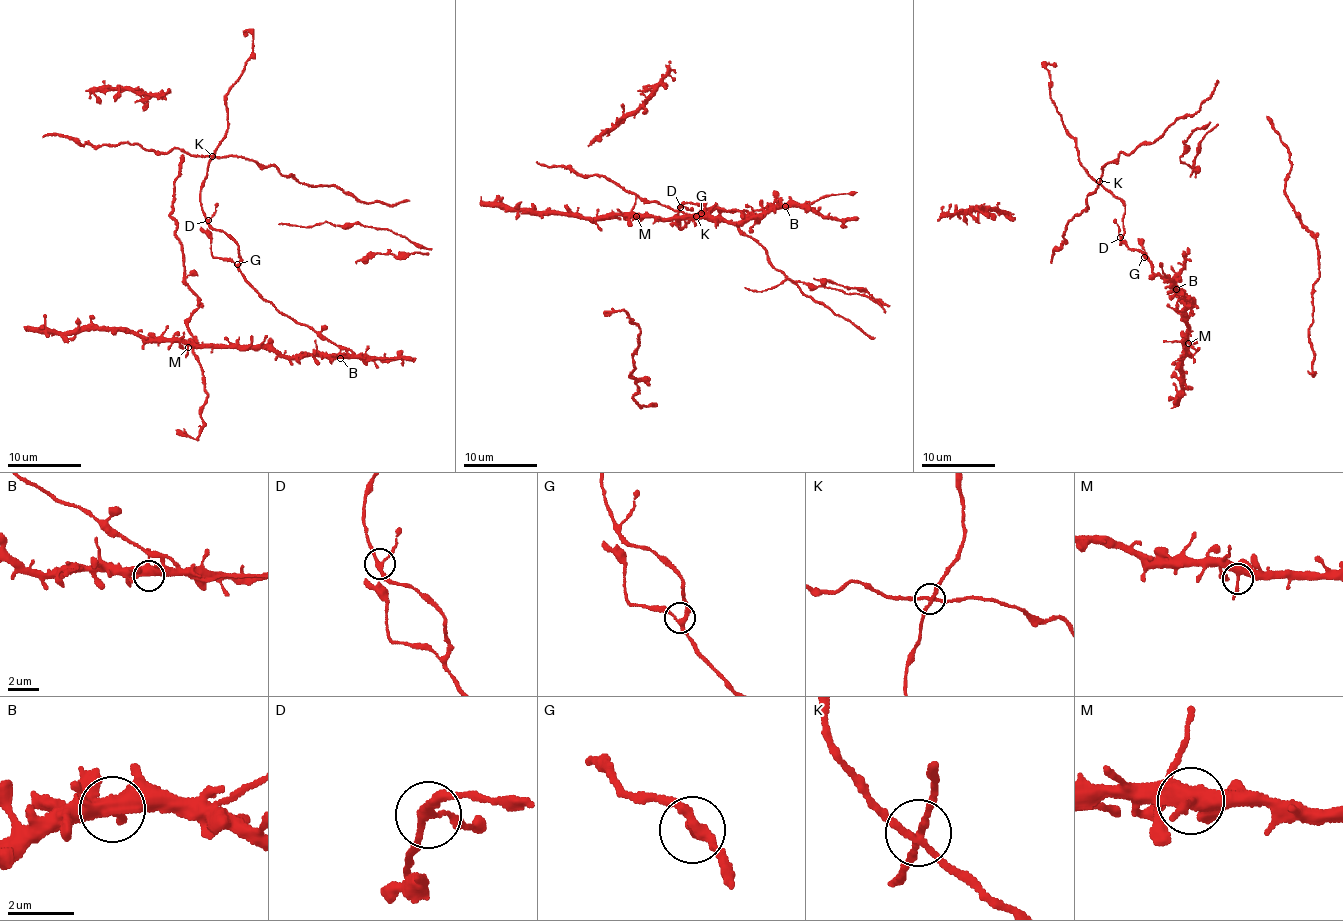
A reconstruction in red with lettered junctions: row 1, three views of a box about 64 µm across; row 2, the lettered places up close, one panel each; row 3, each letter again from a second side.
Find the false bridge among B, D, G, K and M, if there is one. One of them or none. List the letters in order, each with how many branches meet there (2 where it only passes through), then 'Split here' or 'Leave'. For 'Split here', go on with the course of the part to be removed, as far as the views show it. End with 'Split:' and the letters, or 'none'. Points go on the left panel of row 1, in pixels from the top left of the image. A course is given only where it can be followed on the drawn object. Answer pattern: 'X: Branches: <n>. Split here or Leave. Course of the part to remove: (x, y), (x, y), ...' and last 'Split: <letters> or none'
B: Branches: 4. Leave
D: Branches: 3. Leave
G: Branches: 3. Leave
K: Branches: 4. Split here
M: Branches: 4. Leave
Split: K

